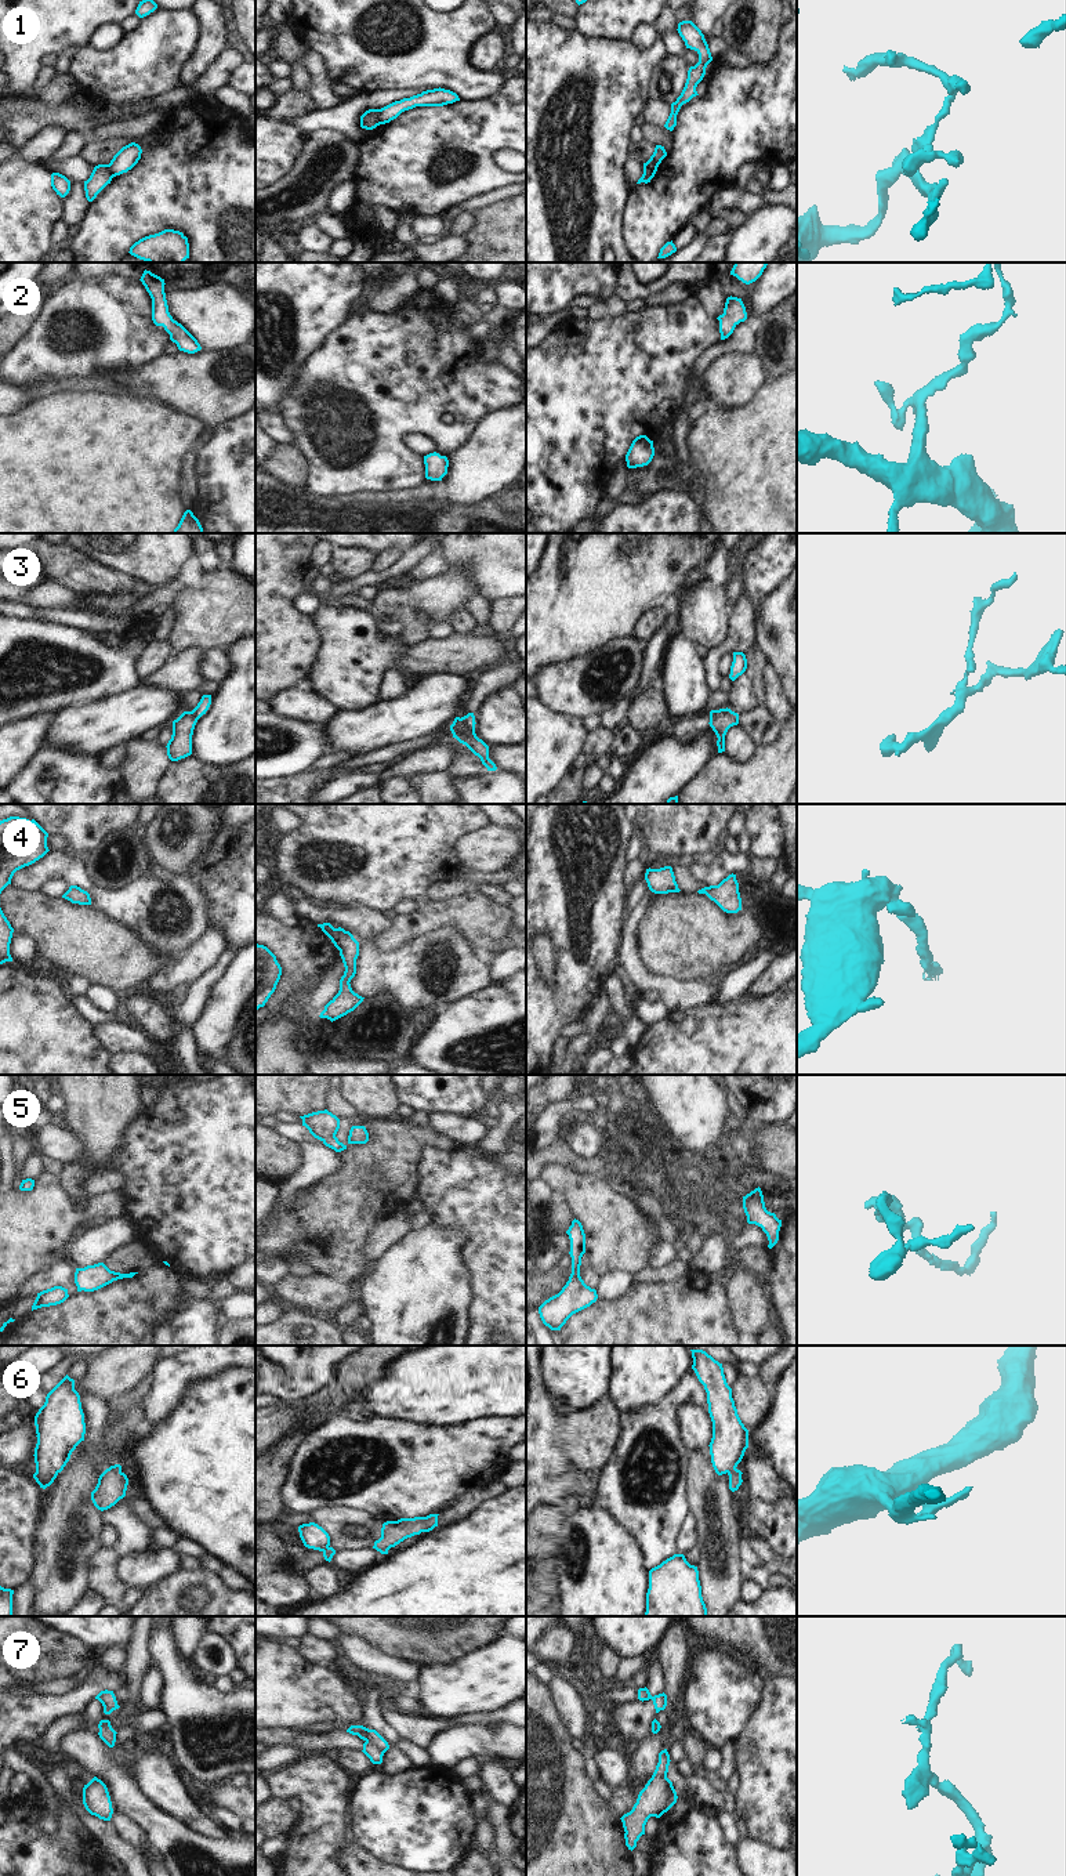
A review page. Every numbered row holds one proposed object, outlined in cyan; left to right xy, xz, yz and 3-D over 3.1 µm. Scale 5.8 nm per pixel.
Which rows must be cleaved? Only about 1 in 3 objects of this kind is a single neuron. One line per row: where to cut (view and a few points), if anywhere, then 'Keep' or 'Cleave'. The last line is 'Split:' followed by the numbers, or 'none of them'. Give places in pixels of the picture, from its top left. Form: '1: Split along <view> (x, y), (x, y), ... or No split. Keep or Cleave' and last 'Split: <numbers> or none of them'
1: Split along xz (379, 109), (380, 123). Cleave
2: No split. Keep
3: Split along xz (459, 719), (474, 732). Cleave
4: No split. Keep
5: No split. Keep
6: Split along yz (735, 1467), (727, 1471). Cleave
7: Split along xz (366, 1741), (383, 1753). Cleave
Split: 1, 3, 6, 7

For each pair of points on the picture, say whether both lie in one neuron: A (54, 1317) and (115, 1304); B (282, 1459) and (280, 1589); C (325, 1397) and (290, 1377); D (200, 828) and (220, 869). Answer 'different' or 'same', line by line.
A: same
B: different
C: different
D: different

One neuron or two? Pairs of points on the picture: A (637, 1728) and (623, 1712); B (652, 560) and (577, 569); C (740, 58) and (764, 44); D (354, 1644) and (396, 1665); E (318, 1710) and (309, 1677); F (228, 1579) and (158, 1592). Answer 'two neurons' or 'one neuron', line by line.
A: one neuron
B: one neuron
C: two neurons
D: one neuron
E: one neuron
F: two neurons

